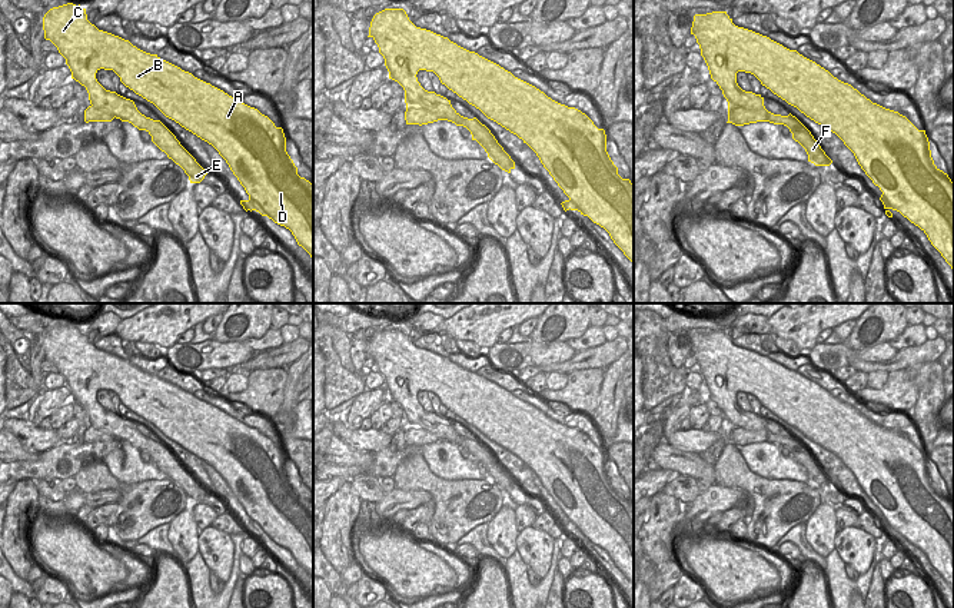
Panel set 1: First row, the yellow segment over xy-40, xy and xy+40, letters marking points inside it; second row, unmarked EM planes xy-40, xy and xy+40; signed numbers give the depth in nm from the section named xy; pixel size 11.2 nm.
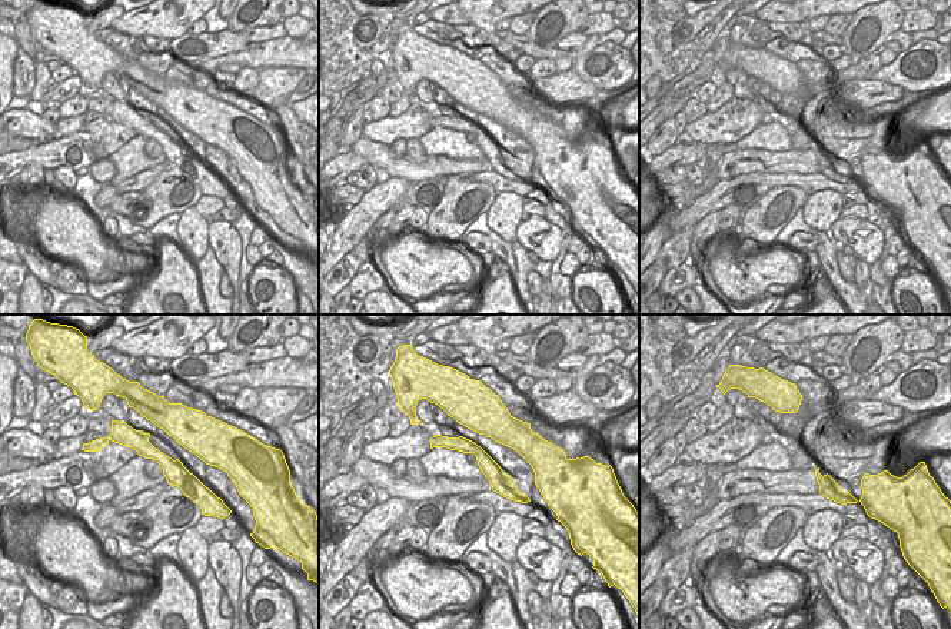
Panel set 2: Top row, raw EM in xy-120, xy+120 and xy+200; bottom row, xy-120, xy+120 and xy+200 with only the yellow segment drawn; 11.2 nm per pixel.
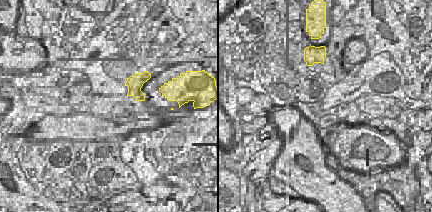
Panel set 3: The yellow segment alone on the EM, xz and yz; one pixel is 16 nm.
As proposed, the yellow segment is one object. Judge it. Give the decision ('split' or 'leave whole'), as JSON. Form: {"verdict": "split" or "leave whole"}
{"verdict": "split"}

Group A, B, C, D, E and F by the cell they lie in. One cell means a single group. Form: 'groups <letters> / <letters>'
groups A B C D E / F

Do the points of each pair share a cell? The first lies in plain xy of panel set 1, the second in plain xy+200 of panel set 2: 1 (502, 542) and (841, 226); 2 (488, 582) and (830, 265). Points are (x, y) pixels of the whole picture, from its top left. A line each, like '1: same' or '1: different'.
1: different
2: different

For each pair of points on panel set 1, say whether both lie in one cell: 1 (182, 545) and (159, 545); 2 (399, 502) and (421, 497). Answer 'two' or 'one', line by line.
1: two
2: one

